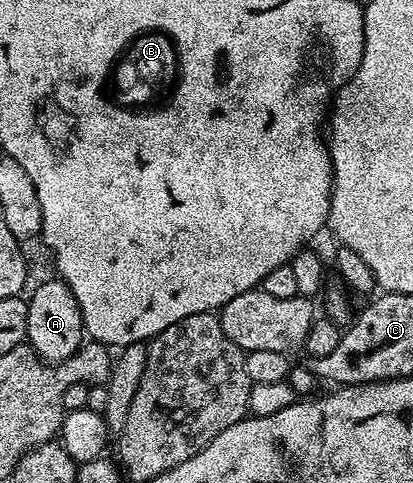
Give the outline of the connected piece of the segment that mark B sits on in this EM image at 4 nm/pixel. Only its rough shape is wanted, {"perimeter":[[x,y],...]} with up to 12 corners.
{"perimeter":[[145,26],[117,46],[97,95],[153,118],[185,86],[177,37]]}

